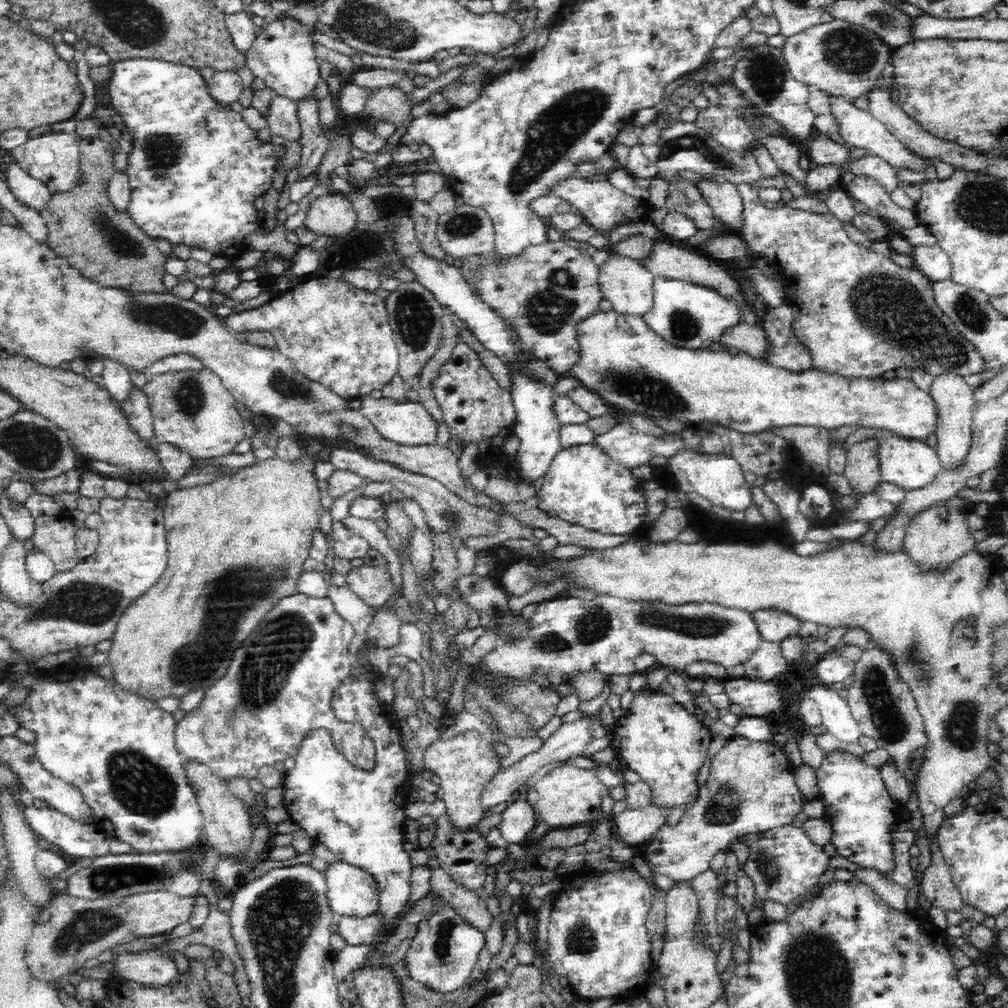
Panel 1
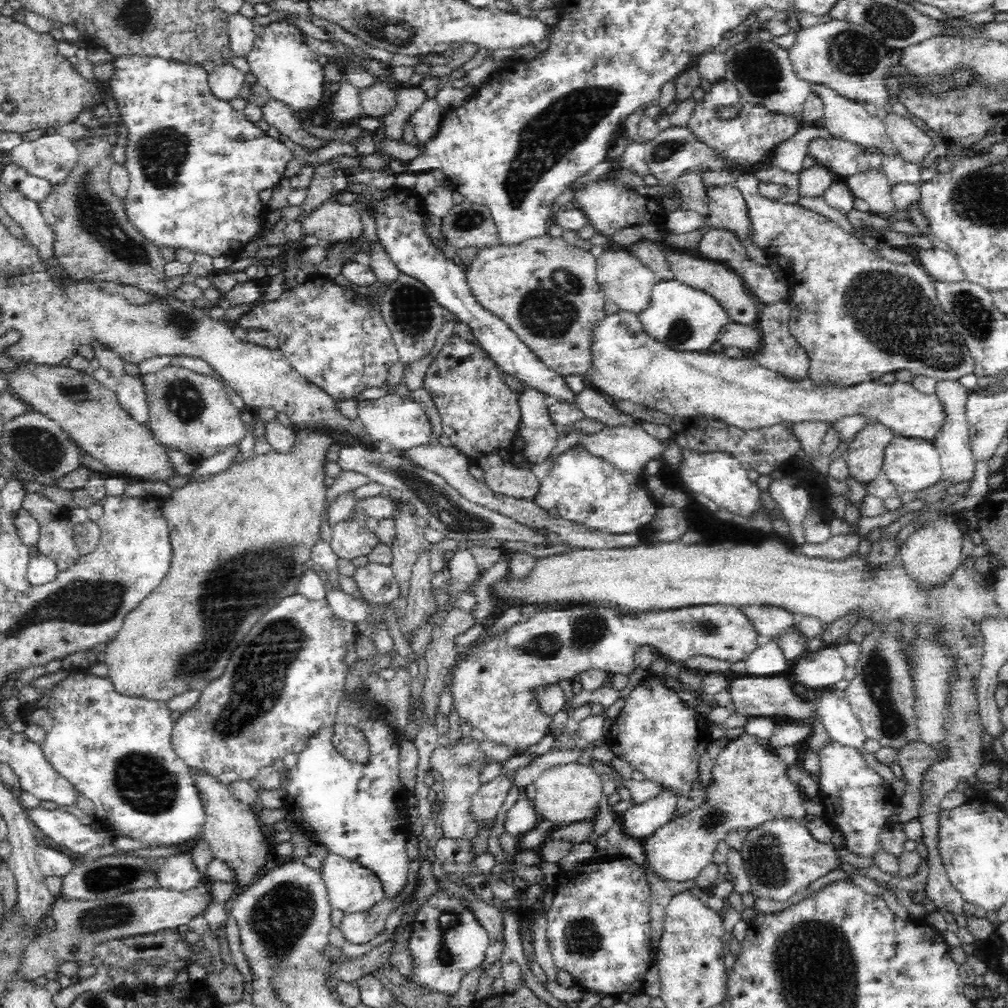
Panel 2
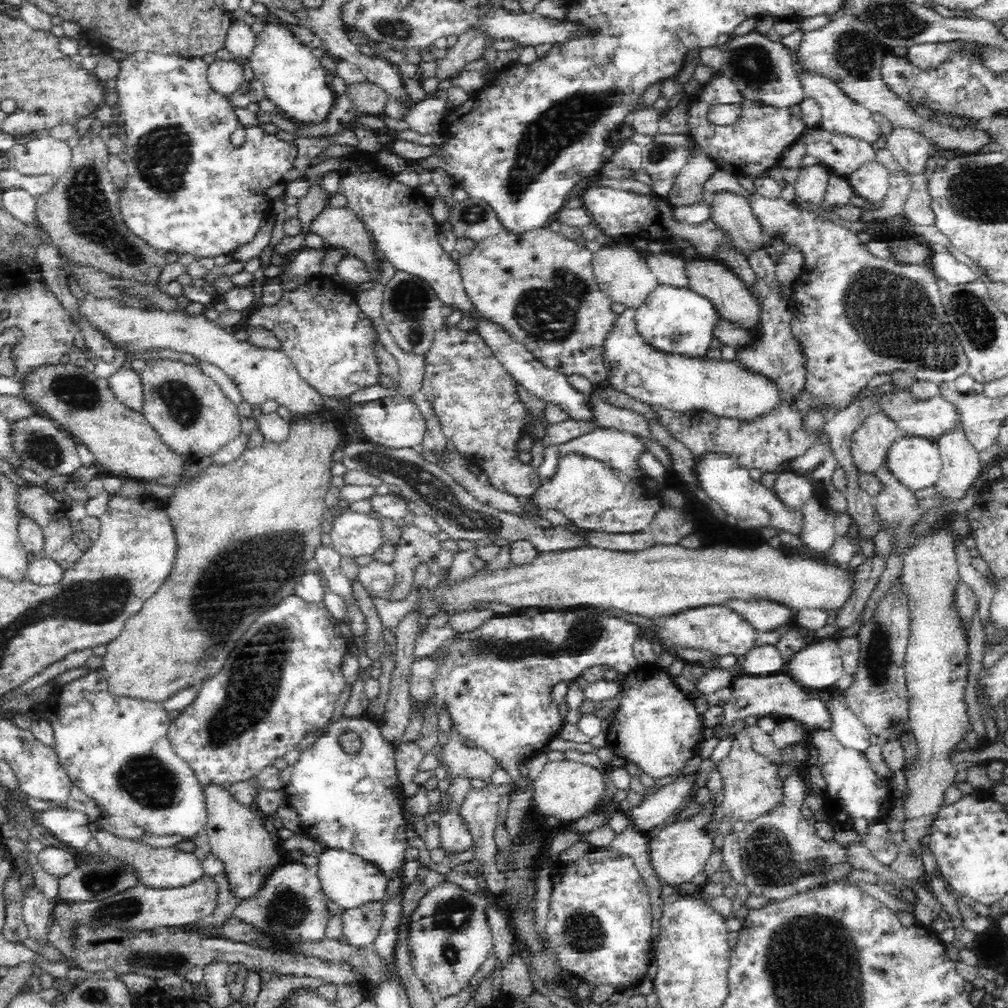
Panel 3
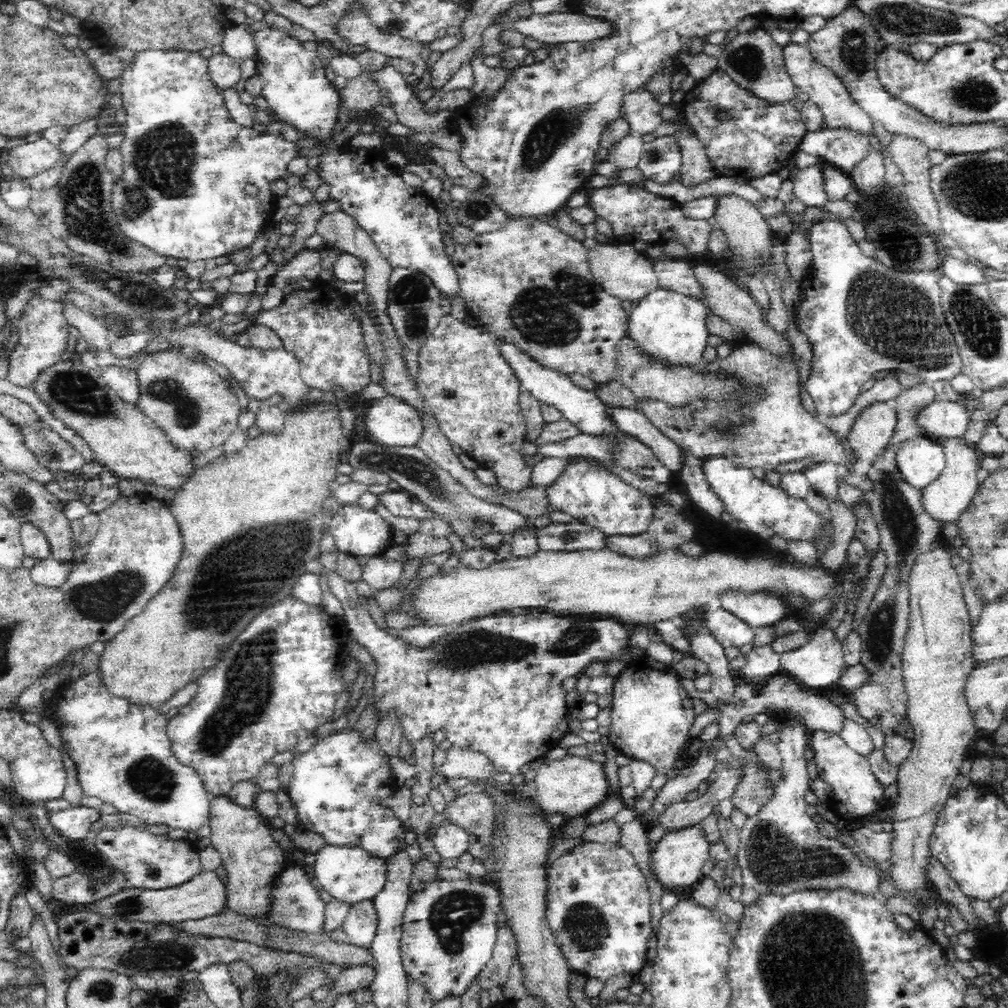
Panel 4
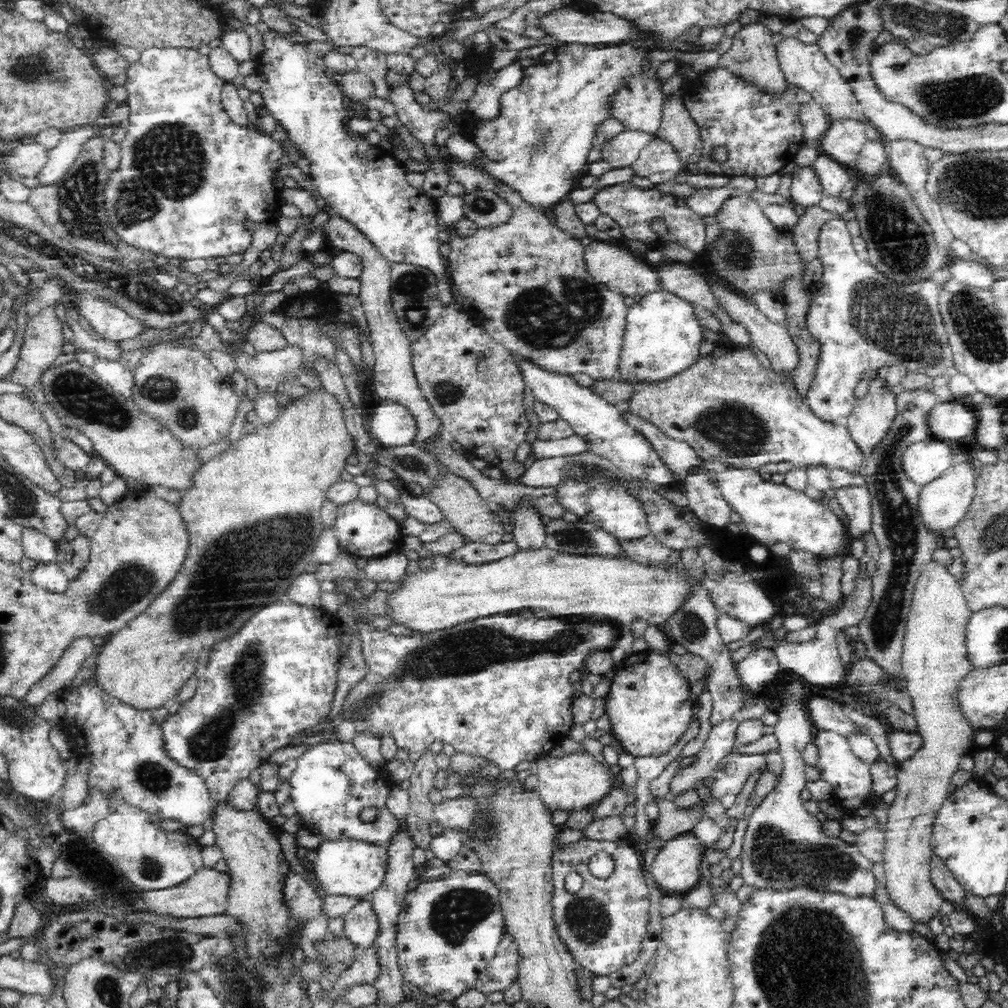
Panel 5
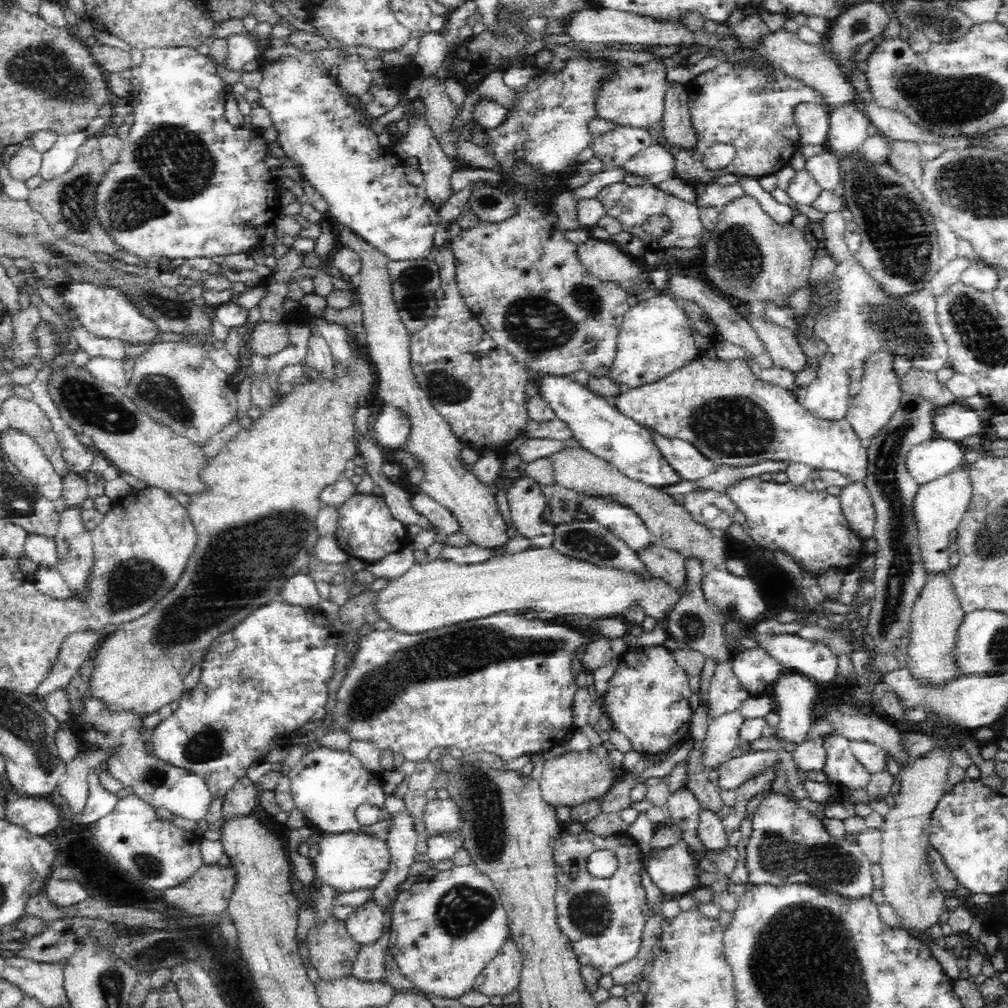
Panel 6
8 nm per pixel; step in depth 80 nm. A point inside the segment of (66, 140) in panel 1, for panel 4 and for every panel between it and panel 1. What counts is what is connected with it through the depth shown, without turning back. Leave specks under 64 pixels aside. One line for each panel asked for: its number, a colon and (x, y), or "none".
2: (52, 156)
3: (39, 156)
4: (26, 160)

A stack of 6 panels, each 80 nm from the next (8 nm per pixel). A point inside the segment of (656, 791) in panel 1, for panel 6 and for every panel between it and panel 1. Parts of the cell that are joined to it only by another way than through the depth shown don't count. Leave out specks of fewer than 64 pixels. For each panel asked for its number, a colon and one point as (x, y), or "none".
2: (657, 732)
3: (655, 725)
4: (651, 712)
5: (649, 705)
6: (647, 697)

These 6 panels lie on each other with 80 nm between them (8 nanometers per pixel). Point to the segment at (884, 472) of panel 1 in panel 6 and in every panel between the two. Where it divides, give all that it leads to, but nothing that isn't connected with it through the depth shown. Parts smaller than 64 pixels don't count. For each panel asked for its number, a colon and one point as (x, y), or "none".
2: (914, 464)
3: (916, 462)
4: (921, 460)
5: (925, 461)
6: (938, 457)

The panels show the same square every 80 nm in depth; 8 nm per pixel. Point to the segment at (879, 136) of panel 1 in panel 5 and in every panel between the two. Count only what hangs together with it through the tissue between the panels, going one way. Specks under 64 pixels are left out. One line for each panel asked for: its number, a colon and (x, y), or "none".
2: (842, 117)
3: (840, 114)
4: (823, 86)
5: (805, 65)

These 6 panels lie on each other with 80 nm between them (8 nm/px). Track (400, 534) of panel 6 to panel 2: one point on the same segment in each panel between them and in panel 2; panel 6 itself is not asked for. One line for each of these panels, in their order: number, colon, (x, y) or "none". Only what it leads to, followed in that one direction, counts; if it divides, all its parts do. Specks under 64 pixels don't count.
2: (351, 538)
3: (353, 534)
4: (357, 531)
5: (365, 530)

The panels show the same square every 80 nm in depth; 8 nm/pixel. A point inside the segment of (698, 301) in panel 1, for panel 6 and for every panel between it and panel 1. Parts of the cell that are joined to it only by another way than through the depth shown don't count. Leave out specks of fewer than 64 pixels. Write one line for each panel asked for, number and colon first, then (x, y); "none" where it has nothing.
2: (684, 319)
3: (672, 321)
4: (666, 327)
5: (662, 336)
6: (656, 337)

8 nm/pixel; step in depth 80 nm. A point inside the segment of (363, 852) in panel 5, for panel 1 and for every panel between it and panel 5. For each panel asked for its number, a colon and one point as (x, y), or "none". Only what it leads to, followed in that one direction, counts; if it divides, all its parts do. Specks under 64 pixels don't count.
1: (352, 891)
2: (351, 887)
3: (347, 879)
4: (350, 873)

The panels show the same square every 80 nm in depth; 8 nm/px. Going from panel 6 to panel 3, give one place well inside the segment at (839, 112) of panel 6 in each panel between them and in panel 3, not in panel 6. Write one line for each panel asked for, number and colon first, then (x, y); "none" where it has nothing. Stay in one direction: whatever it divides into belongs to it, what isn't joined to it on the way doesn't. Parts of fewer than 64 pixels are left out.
3: (842, 154)
4: (843, 147)
5: (844, 139)

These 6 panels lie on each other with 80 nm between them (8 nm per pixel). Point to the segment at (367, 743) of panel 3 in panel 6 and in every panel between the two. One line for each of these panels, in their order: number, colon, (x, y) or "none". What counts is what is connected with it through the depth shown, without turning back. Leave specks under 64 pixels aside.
4: (339, 787)
5: (331, 783)
6: (328, 786)

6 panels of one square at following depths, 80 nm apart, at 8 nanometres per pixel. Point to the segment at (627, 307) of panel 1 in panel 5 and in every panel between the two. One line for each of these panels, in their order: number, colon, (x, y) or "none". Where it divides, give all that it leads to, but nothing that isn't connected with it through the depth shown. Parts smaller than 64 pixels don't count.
2: (624, 280)
3: (622, 272)
4: (622, 271)
5: (611, 264)

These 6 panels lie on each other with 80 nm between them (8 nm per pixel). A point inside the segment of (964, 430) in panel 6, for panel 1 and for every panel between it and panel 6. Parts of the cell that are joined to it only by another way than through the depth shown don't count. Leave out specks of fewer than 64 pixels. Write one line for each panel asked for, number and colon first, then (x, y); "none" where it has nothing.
1: (632, 368)
2: (628, 365)
3: (931, 419)
4: (941, 420)
5: (949, 421)

